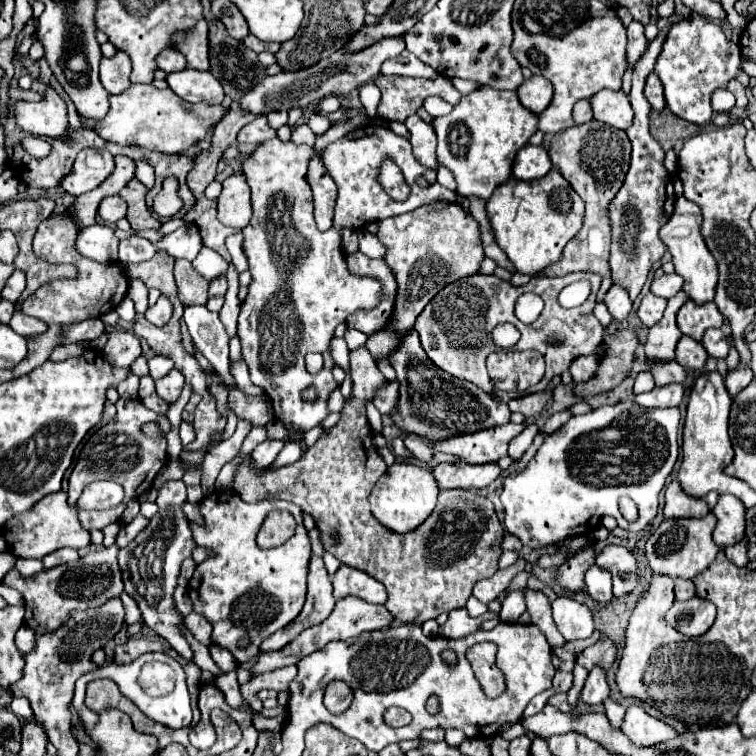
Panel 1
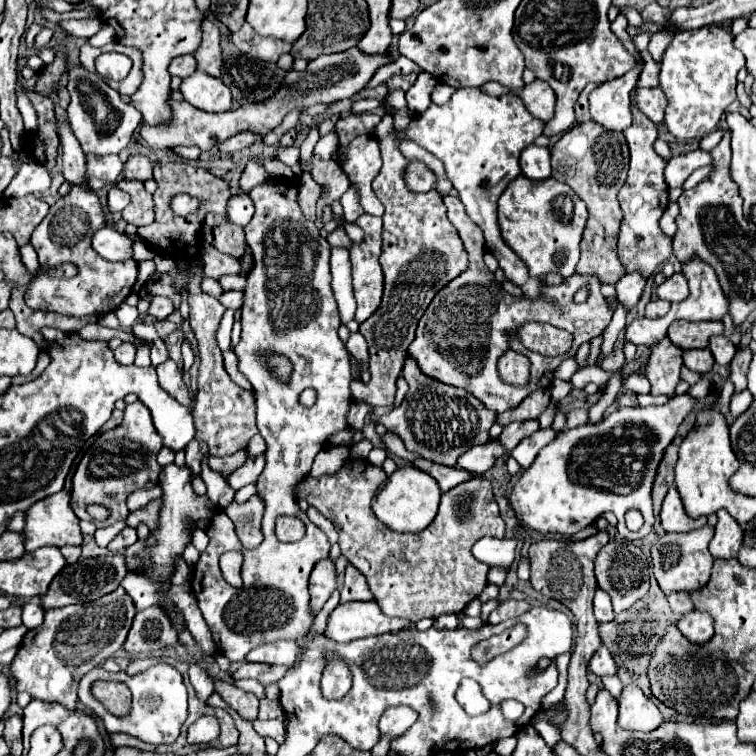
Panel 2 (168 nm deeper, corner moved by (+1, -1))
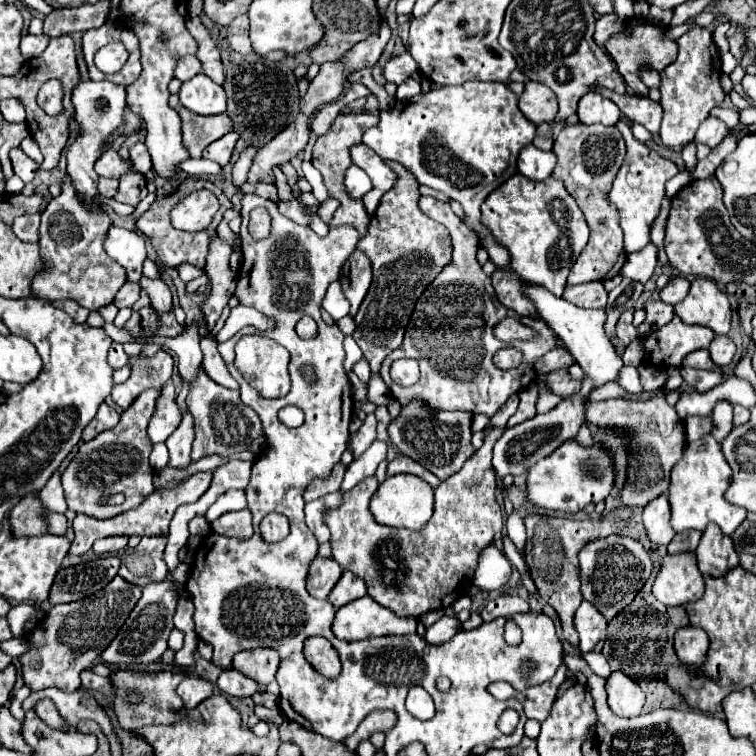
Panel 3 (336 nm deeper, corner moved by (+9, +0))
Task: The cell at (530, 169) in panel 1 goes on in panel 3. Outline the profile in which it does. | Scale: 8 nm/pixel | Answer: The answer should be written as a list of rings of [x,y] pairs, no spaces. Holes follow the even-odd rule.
[[[535,145],[523,147],[517,161],[519,173],[529,177],[531,181],[545,181],[547,177],[551,177],[555,165],[557,165],[557,155],[553,151],[541,151]]]

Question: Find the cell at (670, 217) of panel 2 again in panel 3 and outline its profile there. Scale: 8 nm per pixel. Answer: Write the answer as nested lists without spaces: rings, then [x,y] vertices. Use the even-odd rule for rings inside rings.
[[[649,243],[641,251],[627,255],[627,261],[621,269],[621,275],[629,277],[633,281],[647,283],[655,271],[655,265],[657,265],[657,247],[653,243]]]

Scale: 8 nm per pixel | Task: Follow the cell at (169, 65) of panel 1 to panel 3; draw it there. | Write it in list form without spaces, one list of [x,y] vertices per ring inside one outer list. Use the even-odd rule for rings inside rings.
[[[189,55],[189,57],[183,57],[177,67],[175,67],[175,77],[179,81],[189,81],[191,77],[195,77],[197,73],[201,73],[201,61],[195,57],[195,55]]]

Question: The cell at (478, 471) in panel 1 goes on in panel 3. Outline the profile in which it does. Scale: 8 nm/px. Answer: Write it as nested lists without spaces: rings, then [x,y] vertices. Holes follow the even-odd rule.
[[[397,455],[393,461],[389,461],[389,469],[387,475],[399,475],[399,473],[409,473],[409,475],[417,475],[423,481],[427,481],[431,487],[439,485],[439,479],[435,479],[435,475],[431,475],[429,471],[425,471],[425,467],[421,467],[417,461],[409,459],[407,455]]]

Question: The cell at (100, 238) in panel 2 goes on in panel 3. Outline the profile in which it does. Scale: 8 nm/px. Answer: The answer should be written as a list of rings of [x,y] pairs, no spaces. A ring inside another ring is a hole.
[[[111,227],[105,241],[105,251],[127,269],[129,281],[141,279],[143,261],[147,259],[145,235],[123,227]]]

